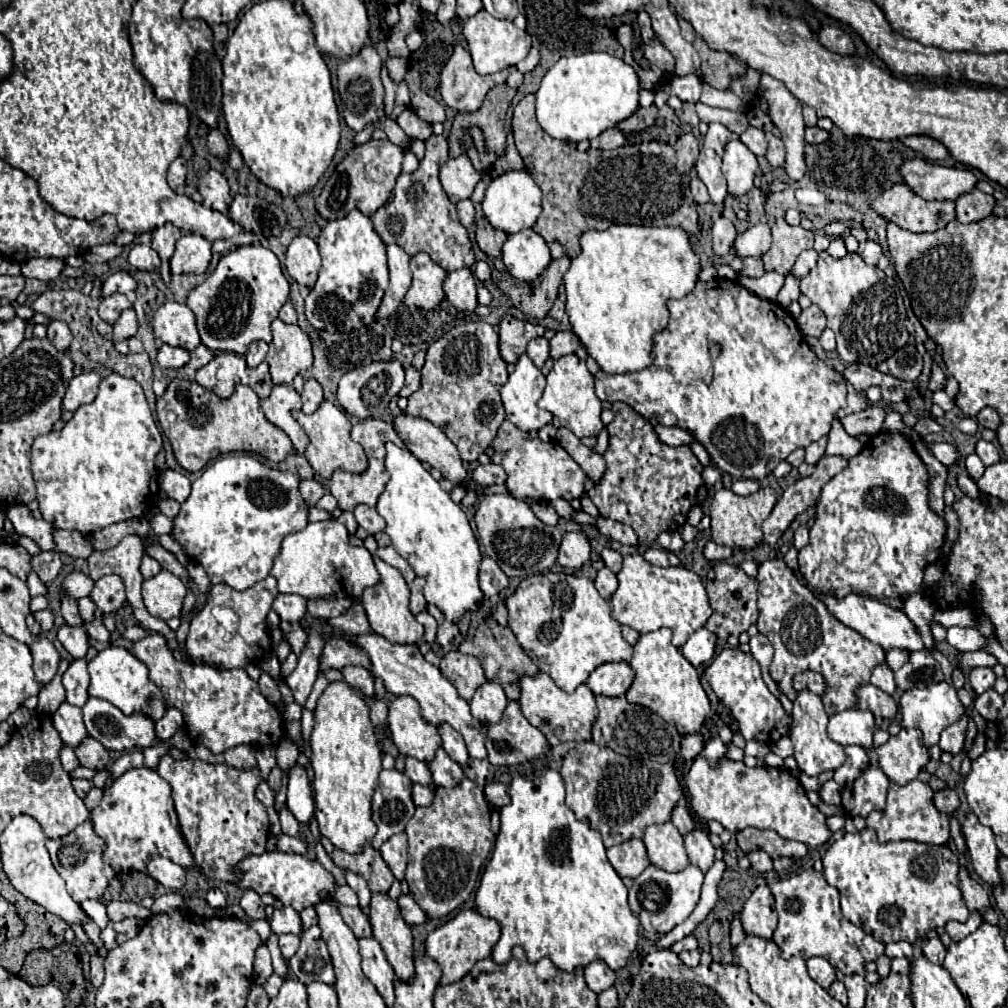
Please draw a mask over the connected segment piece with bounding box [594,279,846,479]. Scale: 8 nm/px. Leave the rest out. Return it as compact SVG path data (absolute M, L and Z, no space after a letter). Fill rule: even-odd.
M716 279L712 281L710 285L708 283L702 283L698 281L694 291L690 291L688 295L684 295L682 299L670 299L668 301L668 311L670 311L670 323L668 327L658 333L654 337L654 347L652 347L652 365L642 369L642 371L634 371L634 373L622 373L622 375L610 375L610 373L604 373L604 371L598 371L594 377L596 377L596 395L600 401L622 401L622 403L628 403L636 413L644 415L652 425L656 423L662 423L662 425L674 425L674 427L684 427L688 429L688 433L700 441L704 445L704 449L708 451L712 463L728 473L730 477L734 479L762 479L766 477L768 473L772 473L772 469L784 461L794 449L798 447L808 447L810 443L818 441L820 437L828 435L830 431L830 423L834 419L834 415L838 413L840 407L846 405L846 381L842 375L838 375L834 369L828 369L828 365L816 357L816 353L808 347L808 343L800 337L800 333L796 331L794 327L794 321L790 319L790 315L780 309L774 301L762 301L760 297L756 297L754 293L746 291L744 287L736 285L736 283L730 283L730 281L722 281L722 279ZM710 287L718 287L722 289L718 297L714 297L714 303L712 299L708 297L708 291Z

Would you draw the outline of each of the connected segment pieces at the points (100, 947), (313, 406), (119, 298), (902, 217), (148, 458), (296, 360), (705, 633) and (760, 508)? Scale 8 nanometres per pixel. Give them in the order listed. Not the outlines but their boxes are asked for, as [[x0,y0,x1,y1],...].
[[84,919,108,959],[302,379,324,413],[98,293,132,323],[870,185,954,233],[32,373,162,535],[266,319,312,383],[682,627,716,667],[710,487,776,549]]

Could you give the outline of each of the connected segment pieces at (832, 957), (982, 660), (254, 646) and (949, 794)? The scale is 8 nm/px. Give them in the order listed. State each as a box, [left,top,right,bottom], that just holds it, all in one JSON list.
[[770,869,884,975],[960,651,998,667],[186,575,278,669],[934,789,960,815]]

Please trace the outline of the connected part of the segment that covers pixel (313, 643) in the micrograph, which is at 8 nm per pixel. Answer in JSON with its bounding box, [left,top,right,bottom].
[286,627,322,705]

